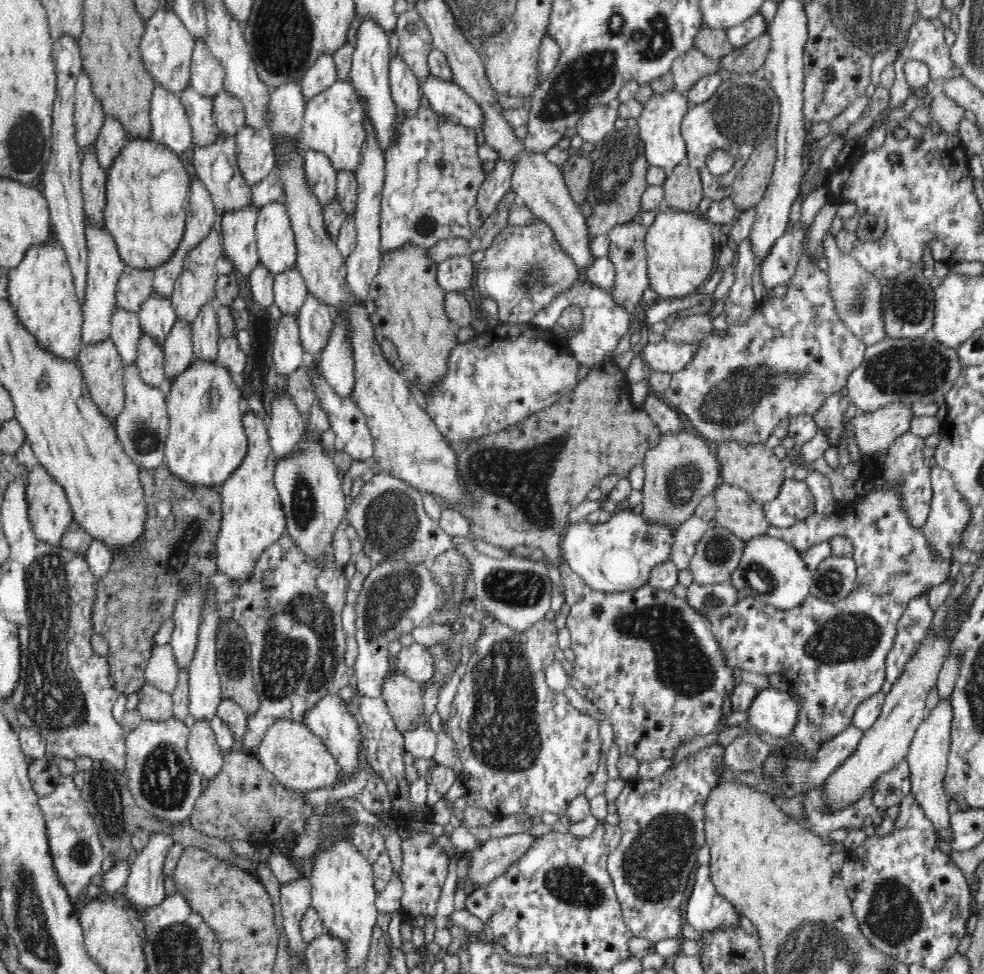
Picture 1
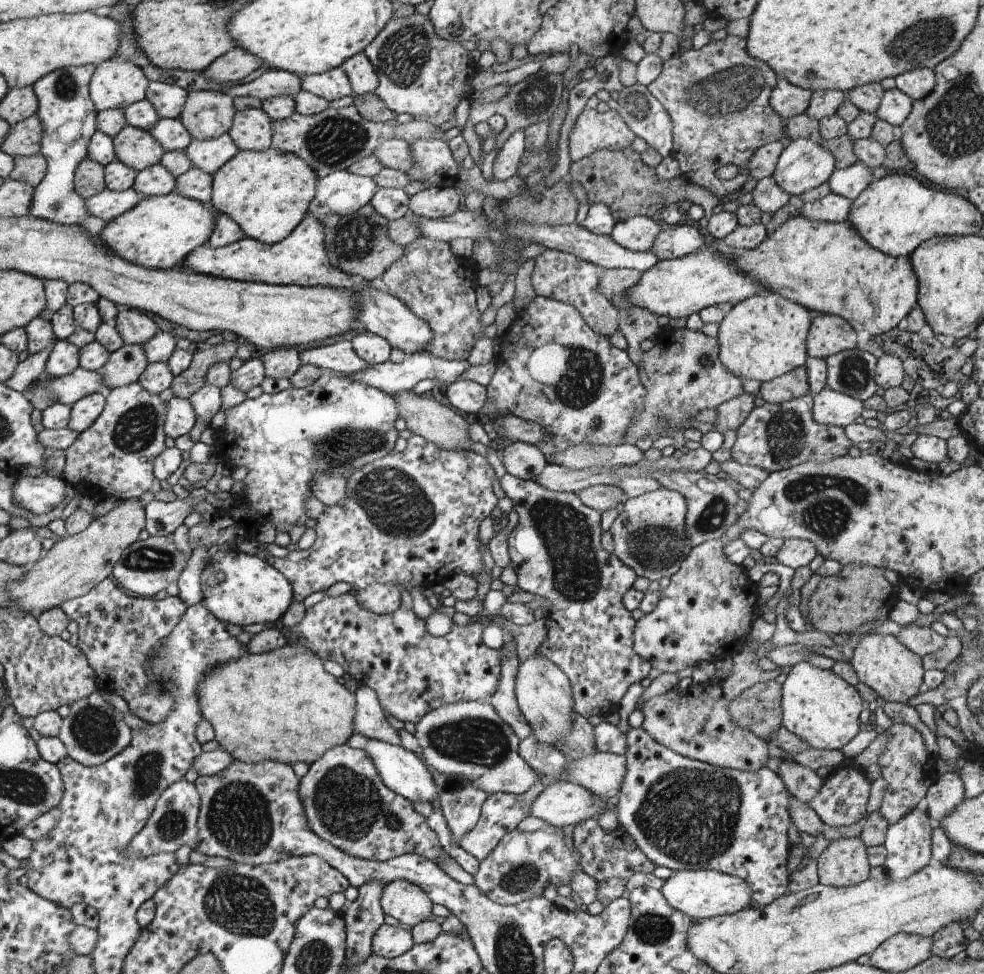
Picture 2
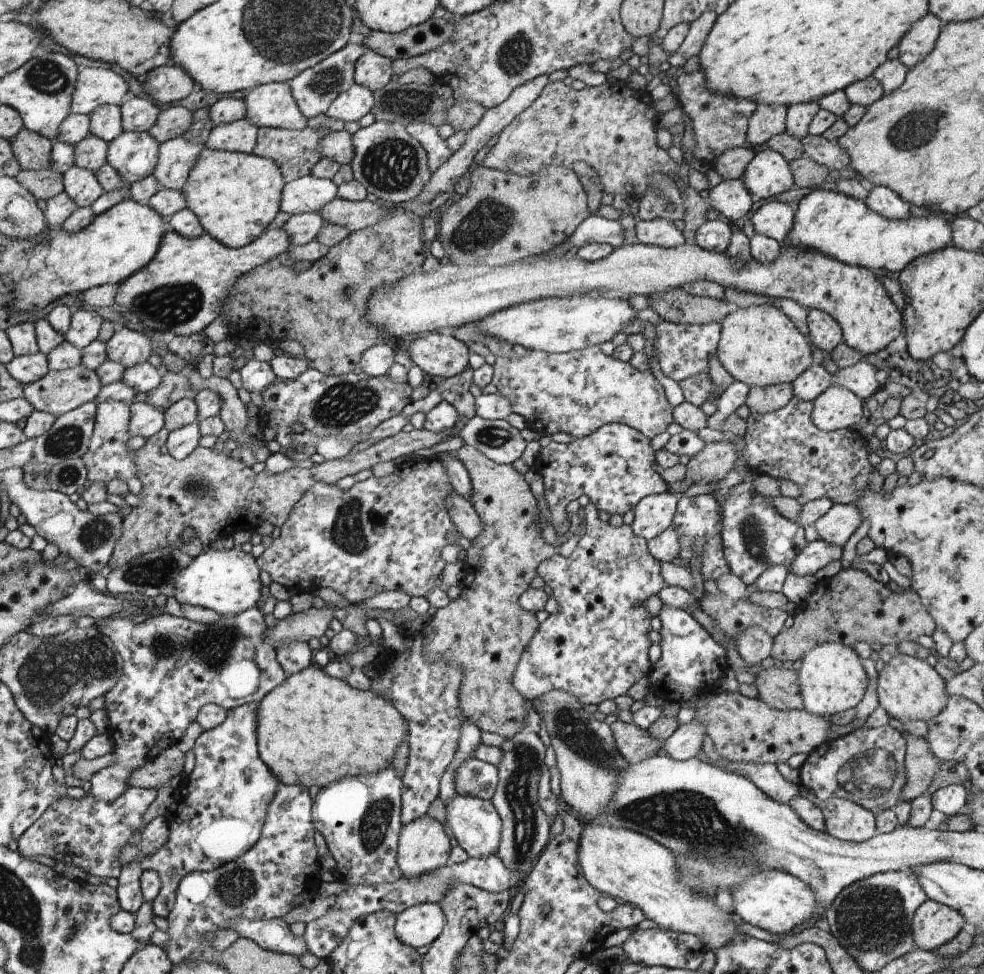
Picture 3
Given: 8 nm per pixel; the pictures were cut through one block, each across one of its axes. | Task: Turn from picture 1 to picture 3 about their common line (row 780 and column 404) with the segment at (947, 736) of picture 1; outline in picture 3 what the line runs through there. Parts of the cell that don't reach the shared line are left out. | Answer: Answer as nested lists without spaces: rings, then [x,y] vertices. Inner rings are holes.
[[[440,902],[414,905],[396,915],[396,936],[415,949],[434,943],[446,926],[446,913]]]

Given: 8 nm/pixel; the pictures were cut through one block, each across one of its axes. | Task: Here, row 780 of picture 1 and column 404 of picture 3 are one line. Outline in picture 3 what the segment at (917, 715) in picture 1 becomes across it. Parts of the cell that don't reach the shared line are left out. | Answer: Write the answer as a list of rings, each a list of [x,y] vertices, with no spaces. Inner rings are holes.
[[[430,816],[408,823],[399,835],[398,863],[406,879],[444,868],[451,851],[444,826]]]

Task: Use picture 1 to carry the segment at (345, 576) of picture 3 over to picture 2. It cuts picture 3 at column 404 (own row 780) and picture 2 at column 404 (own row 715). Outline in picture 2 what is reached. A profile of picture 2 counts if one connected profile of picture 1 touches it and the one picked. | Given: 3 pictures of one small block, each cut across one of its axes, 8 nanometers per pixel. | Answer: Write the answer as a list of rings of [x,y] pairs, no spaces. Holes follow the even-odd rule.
[[[413,435],[407,440],[407,446],[402,452],[392,452],[380,460],[364,464],[360,470],[356,470],[349,476],[344,500],[334,506],[328,506],[324,513],[316,519],[315,531],[317,532],[317,538],[310,548],[305,551],[290,551],[288,556],[284,558],[274,557],[268,553],[265,560],[268,564],[279,569],[291,581],[294,586],[294,600],[296,602],[303,602],[306,596],[310,596],[314,592],[325,593],[330,587],[334,587],[336,583],[346,583],[350,588],[357,591],[356,597],[359,604],[370,612],[377,614],[393,613],[404,606],[404,592],[410,592],[412,588],[431,588],[435,584],[450,580],[452,576],[459,575],[460,572],[470,574],[475,578],[482,572],[482,568],[484,568],[484,564],[482,564],[484,558],[482,556],[484,556],[484,550],[488,548],[482,548],[482,542],[478,538],[478,528],[480,528],[480,524],[485,518],[495,517],[492,510],[496,508],[498,498],[492,492],[492,480],[494,480],[494,470],[486,462],[484,456],[474,451],[466,452],[466,450],[464,452],[458,452],[458,450],[448,452],[448,449],[432,444],[432,441],[426,440],[423,436]]]

